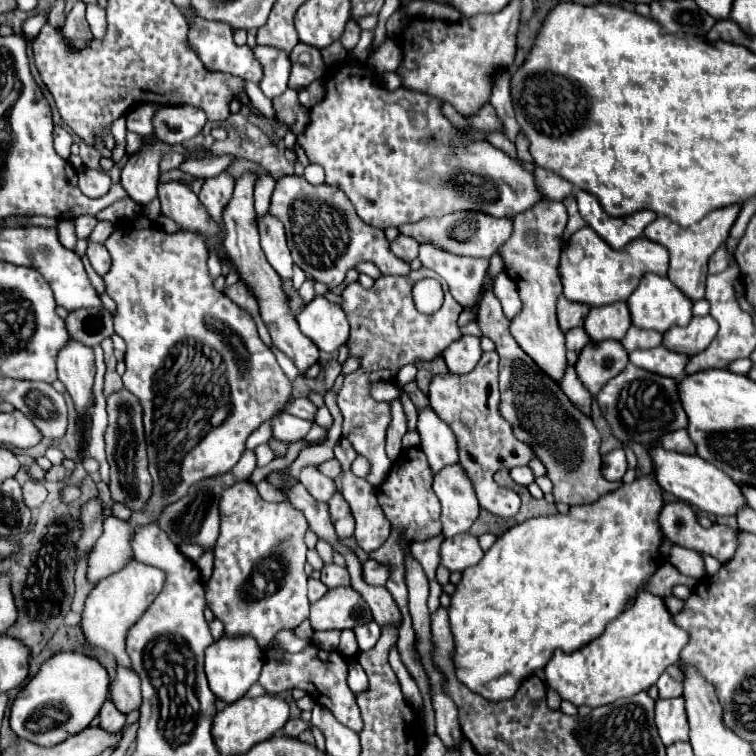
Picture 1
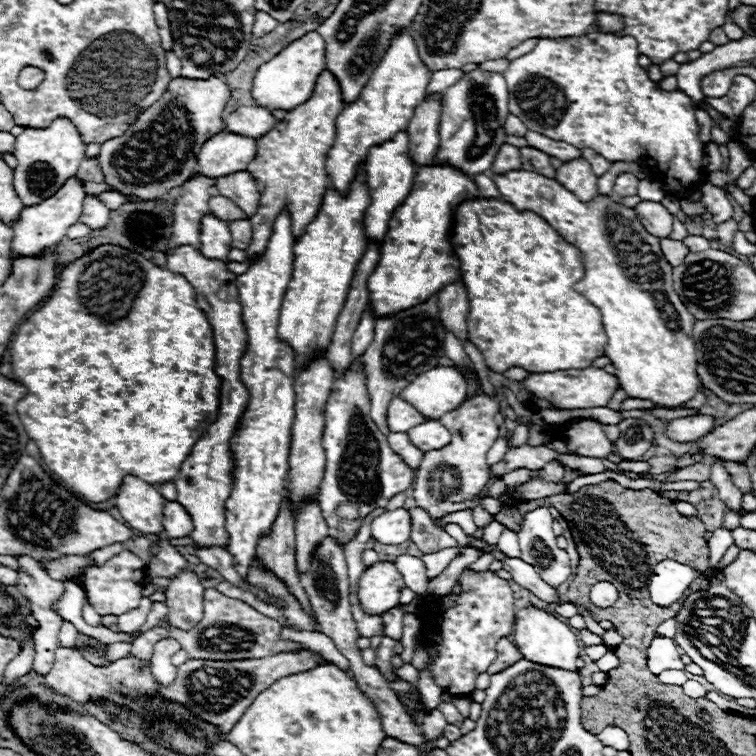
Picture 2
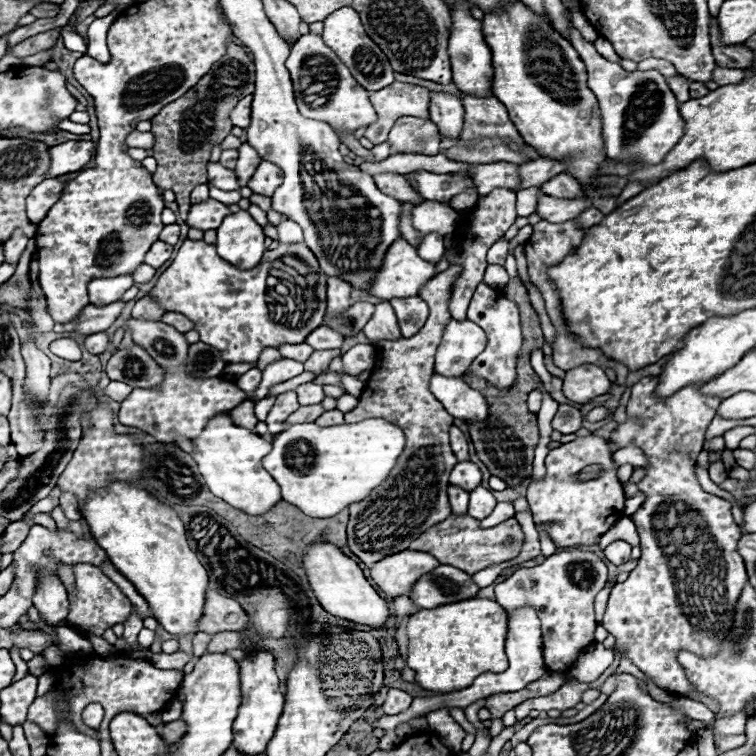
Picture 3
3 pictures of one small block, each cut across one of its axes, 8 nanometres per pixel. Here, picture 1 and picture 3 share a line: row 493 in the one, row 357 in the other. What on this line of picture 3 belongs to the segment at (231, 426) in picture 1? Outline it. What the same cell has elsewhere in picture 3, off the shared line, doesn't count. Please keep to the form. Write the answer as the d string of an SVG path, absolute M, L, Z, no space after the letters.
M130 320L132 340L140 344L164 370L164 388L142 388L132 390L132 394L122 402L122 408L118 412L118 418L126 426L136 426L144 430L146 434L154 436L162 444L174 444L176 438L194 438L198 436L212 416L230 412L240 402L246 400L246 394L230 380L224 380L220 376L214 378L194 378L186 372L186 350L188 342L182 332L178 332L174 326L168 326L164 322L144 322L144 320Z

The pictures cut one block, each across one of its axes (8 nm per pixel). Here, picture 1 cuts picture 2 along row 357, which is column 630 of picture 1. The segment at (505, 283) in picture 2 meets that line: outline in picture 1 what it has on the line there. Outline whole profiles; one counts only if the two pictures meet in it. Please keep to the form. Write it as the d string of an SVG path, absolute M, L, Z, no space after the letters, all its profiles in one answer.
M650 472L646 476L636 478L632 484L622 484L618 490L608 492L606 496L602 496L602 500L596 500L594 504L570 506L568 514L558 512L558 514L546 516L546 518L544 516L532 518L522 524L516 524L514 528L508 528L502 536L498 536L494 546L488 552L484 552L484 558L480 560L480 564L476 564L474 568L466 568L466 572L462 572L462 580L456 586L456 592L452 594L452 606L448 608L450 626L452 626L452 634L454 634L454 642L456 642L454 664L456 664L458 680L462 680L462 684L466 684L472 692L478 692L488 700L506 700L516 694L516 690L524 678L532 676L538 668L544 668L548 664L548 660L552 658L556 648L560 648L564 652L574 652L574 650L586 646L590 640L598 638L604 632L606 624L624 610L628 600L632 600L648 584L648 580L654 576L658 566L664 562L660 548L662 548L666 536L658 524L662 506L664 506L662 488L660 488L654 472Z

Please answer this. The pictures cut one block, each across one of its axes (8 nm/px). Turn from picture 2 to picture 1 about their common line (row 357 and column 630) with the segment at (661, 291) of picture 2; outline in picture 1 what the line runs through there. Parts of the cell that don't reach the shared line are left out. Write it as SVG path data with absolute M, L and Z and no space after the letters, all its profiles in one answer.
M642 592L632 608L606 626L600 638L570 654L556 650L544 668L546 682L548 688L562 696L562 700L570 700L574 706L586 704L590 708L598 708L654 686L660 674L670 664L678 662L678 654L688 640L690 634L674 624L674 616L666 608L664 598Z

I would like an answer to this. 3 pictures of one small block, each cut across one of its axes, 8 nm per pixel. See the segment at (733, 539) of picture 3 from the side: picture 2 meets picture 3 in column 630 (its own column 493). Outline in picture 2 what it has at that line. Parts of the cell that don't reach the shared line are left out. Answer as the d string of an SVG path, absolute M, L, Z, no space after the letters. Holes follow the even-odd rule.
M478 384L478 392L468 402L464 402L460 408L440 418L440 422L452 432L452 442L440 450L424 454L422 464L414 472L414 484L412 484L412 496L416 504L430 514L432 522L442 520L452 512L468 508L472 508L472 518L478 528L484 528L494 518L480 506L482 498L478 498L478 494L490 482L490 466L486 464L486 452L492 448L500 432L500 428L494 422L494 416L498 412L500 412L498 394L488 396L482 390L482 384ZM454 470L460 482L454 482ZM464 568L458 576L462 592L456 598L456 606L450 606L446 610L440 610L432 600L426 600L418 616L422 618L422 632L420 632L420 644L414 650L412 666L416 670L424 670L428 666L428 650L432 646L430 638L438 636L438 656L430 664L430 672L434 682L442 688L446 694L464 696L476 690L476 676L486 672L488 666L496 660L496 644L500 638L510 636L514 630L514 594L510 588L510 582L496 576L492 570L474 572L470 568Z

